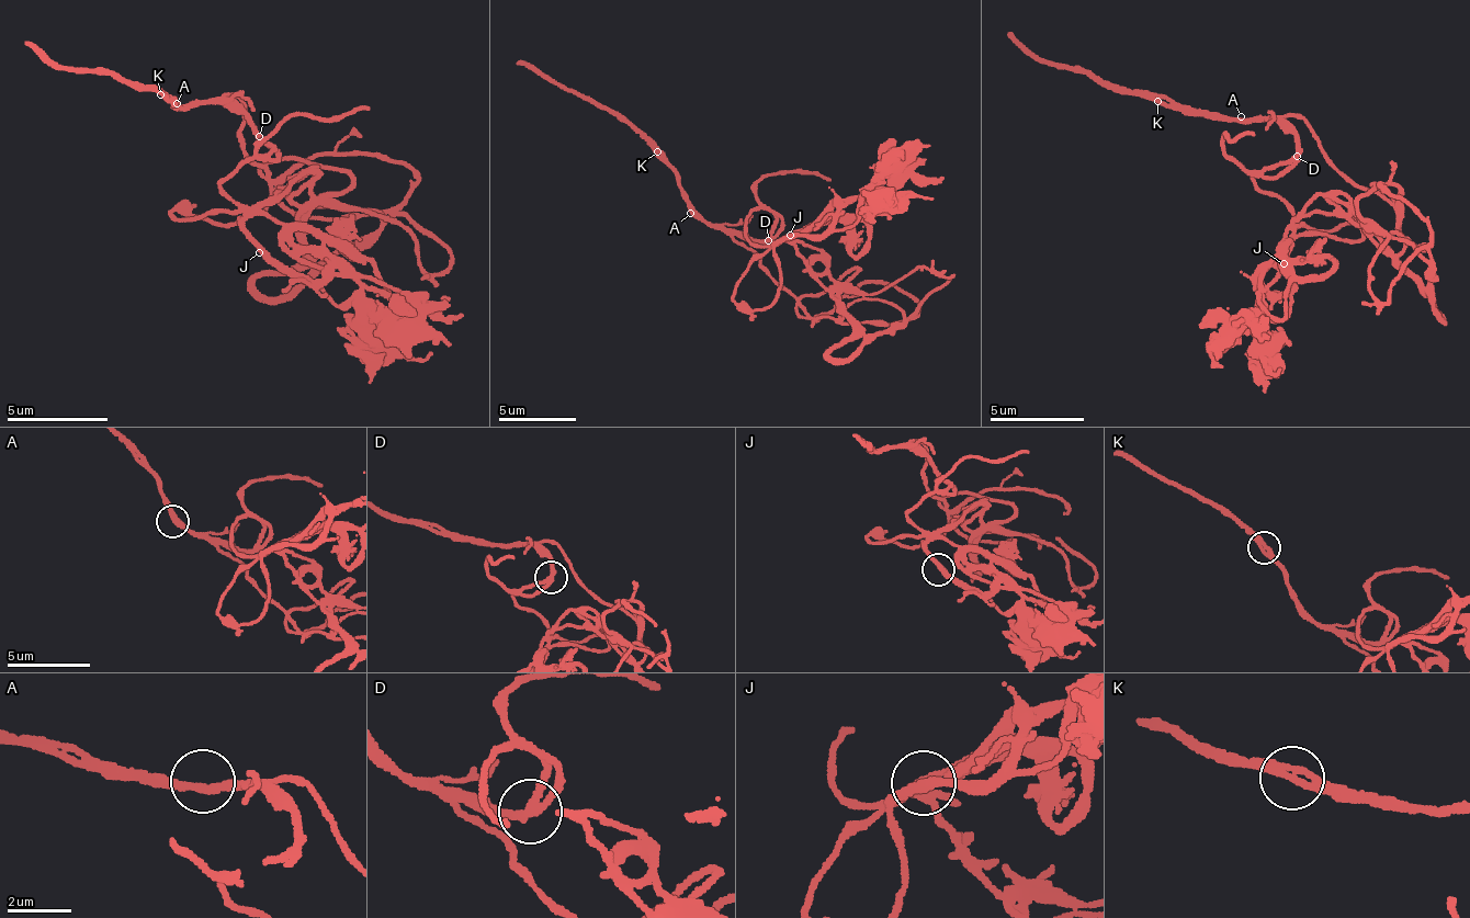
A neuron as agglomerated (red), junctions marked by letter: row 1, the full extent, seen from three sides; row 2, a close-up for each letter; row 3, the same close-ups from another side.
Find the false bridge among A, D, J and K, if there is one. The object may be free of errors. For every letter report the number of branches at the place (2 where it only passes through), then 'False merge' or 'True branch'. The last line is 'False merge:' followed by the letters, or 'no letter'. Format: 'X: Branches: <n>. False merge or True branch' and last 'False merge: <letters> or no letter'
A: Branches: 2. True branch
D: Branches: 2. True branch
J: Branches: 2. True branch
K: Branches: 2. True branch
False merge: no letter

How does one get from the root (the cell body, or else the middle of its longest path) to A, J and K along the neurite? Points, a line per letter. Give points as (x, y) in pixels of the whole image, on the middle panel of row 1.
A: (764, 240), (746, 240), (727, 228), (709, 228), (690, 213)
J: (764, 240), (775, 218), (762, 207), (755, 207), (746, 219), (746, 236), (756, 245), (775, 246), (790, 235)
K: (764, 240), (746, 240), (727, 228), (713, 228), (683, 190), (679, 171), (657, 151)

